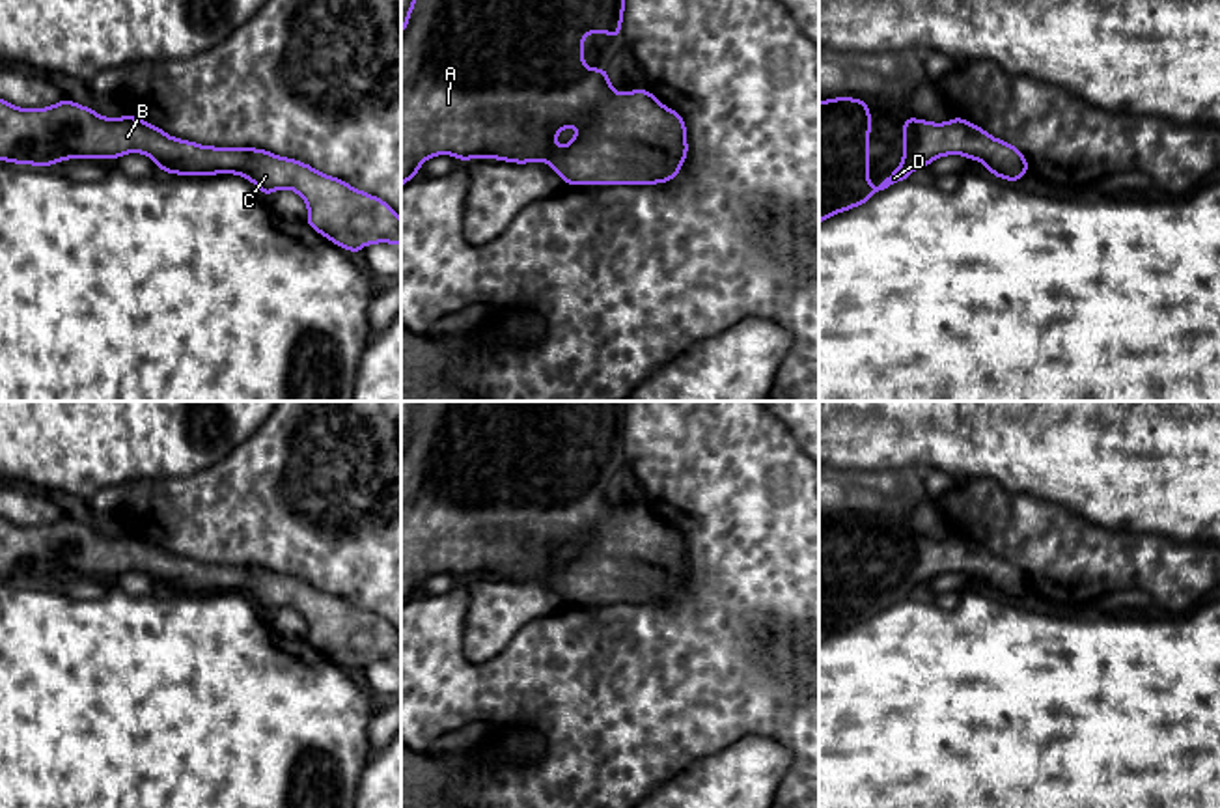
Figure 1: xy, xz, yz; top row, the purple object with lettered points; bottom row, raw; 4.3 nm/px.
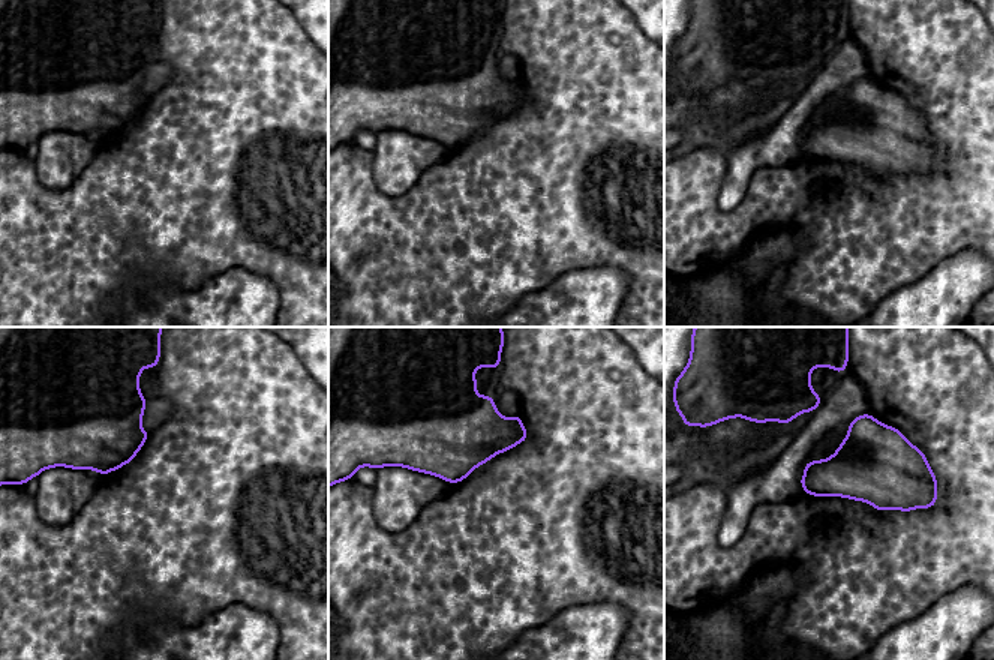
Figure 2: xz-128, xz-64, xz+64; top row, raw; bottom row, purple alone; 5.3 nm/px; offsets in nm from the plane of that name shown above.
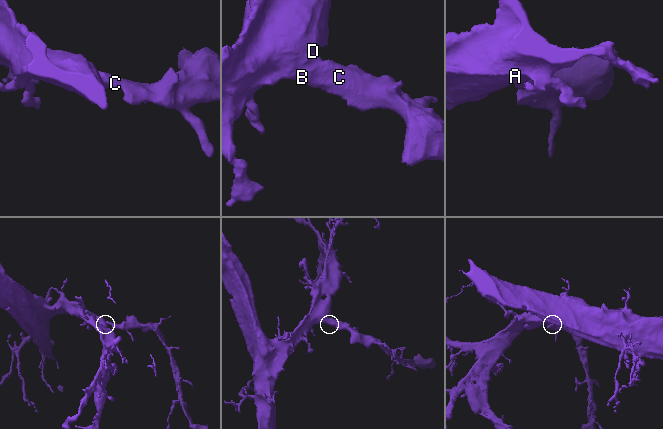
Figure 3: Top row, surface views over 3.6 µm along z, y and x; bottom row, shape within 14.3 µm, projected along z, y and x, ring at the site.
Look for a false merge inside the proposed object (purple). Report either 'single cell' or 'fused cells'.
single cell

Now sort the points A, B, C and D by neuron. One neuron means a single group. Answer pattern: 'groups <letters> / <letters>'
groups A B C D

